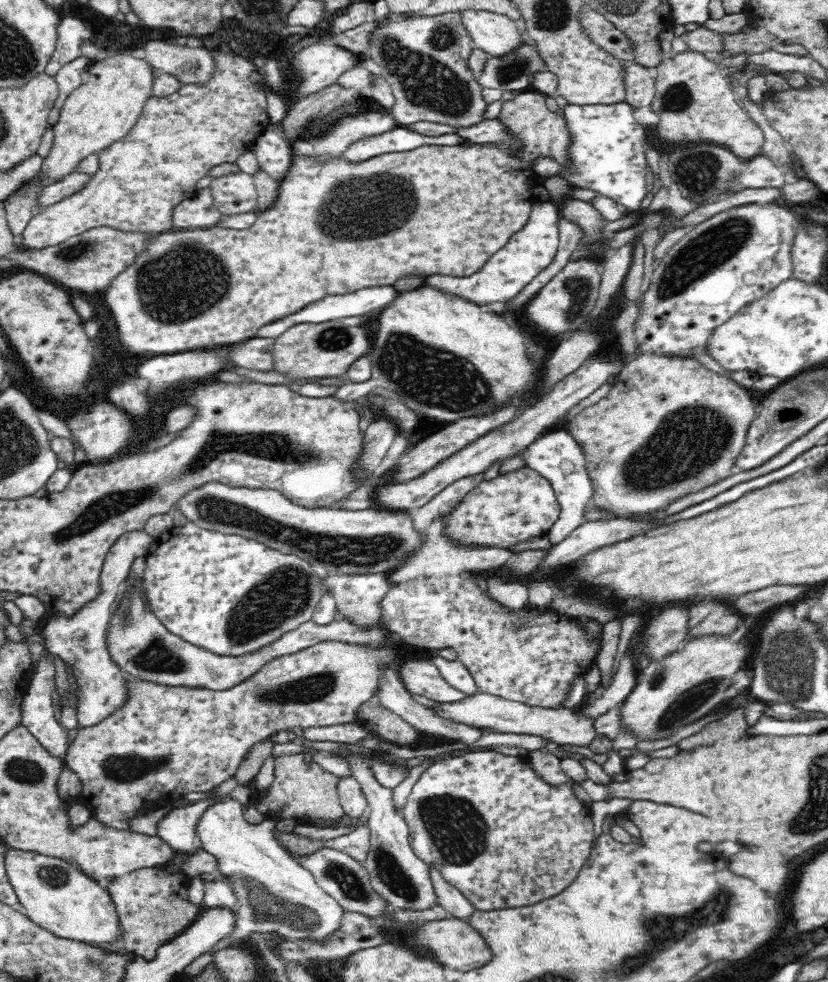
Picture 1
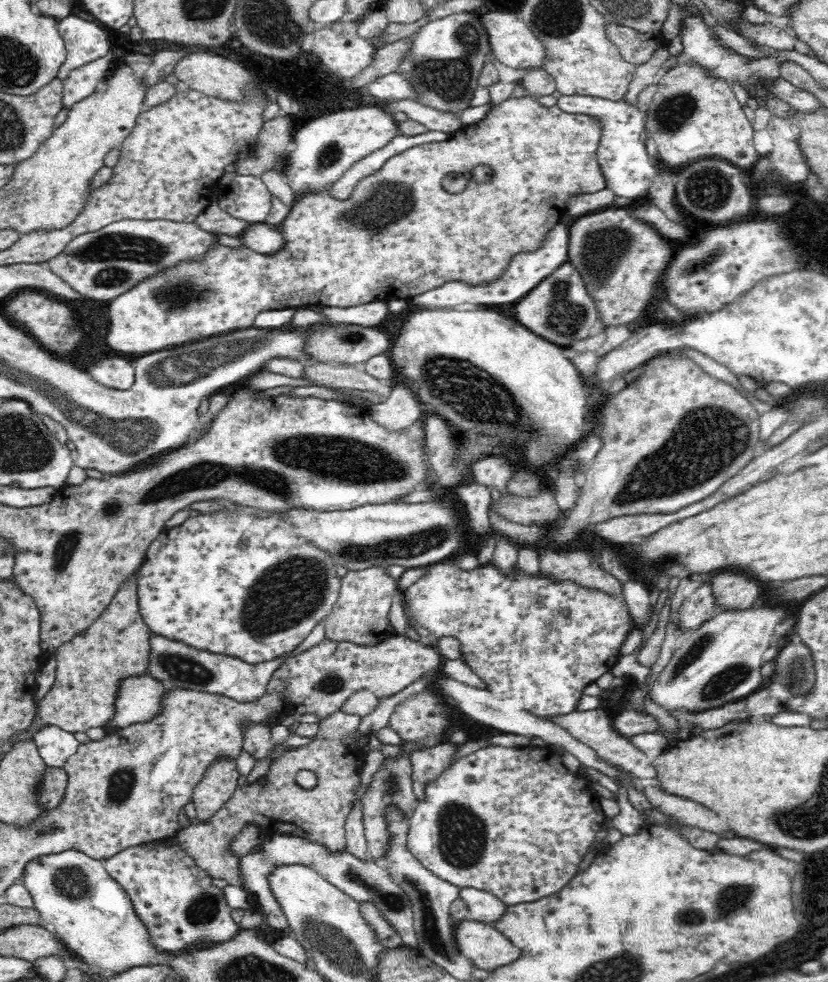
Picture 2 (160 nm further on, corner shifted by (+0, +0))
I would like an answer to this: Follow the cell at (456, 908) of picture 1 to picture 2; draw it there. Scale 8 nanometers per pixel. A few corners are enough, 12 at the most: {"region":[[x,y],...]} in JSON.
{"region":[[465,888],[459,897],[474,921],[494,924],[509,907],[487,890]]}

